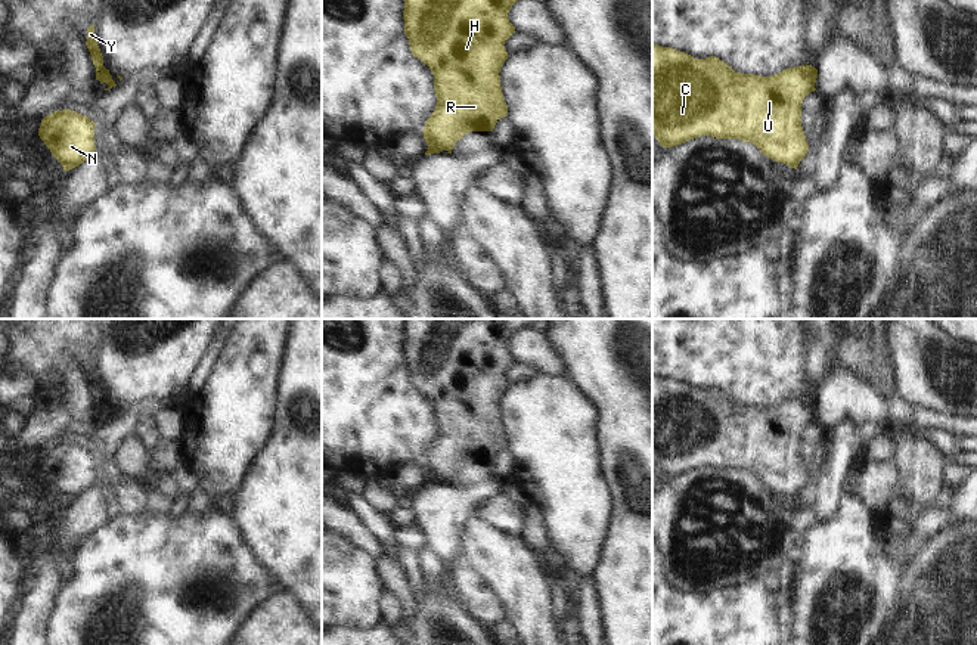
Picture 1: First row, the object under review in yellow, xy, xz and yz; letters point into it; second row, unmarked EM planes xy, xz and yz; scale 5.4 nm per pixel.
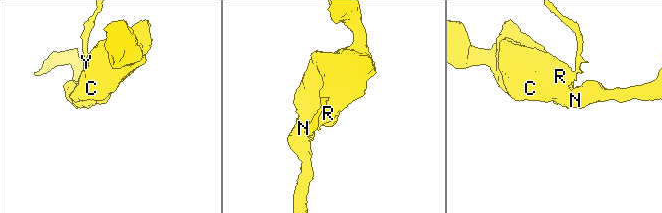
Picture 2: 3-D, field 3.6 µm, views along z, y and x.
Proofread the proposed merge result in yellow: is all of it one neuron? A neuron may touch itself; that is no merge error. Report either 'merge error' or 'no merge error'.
merge error

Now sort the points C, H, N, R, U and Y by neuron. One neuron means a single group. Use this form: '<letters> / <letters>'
C H N R U / Y

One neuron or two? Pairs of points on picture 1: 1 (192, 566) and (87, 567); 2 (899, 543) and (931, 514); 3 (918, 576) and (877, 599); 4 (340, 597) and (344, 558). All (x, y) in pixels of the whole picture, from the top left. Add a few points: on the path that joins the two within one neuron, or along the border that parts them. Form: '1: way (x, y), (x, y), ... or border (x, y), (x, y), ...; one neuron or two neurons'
1: way (166, 567), (114, 567); one neuron
2: way (909, 543), (929, 524); one neuron
3: border (912, 560), (902, 580), (900, 598), (889, 619); two neurons
4: way (340, 588), (340, 567); one neuron

